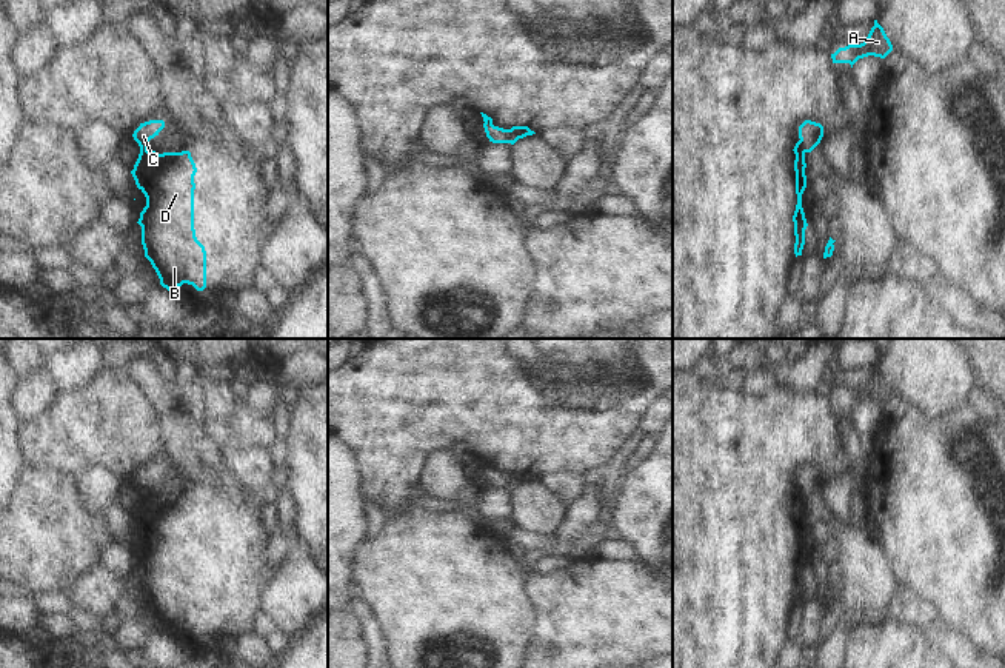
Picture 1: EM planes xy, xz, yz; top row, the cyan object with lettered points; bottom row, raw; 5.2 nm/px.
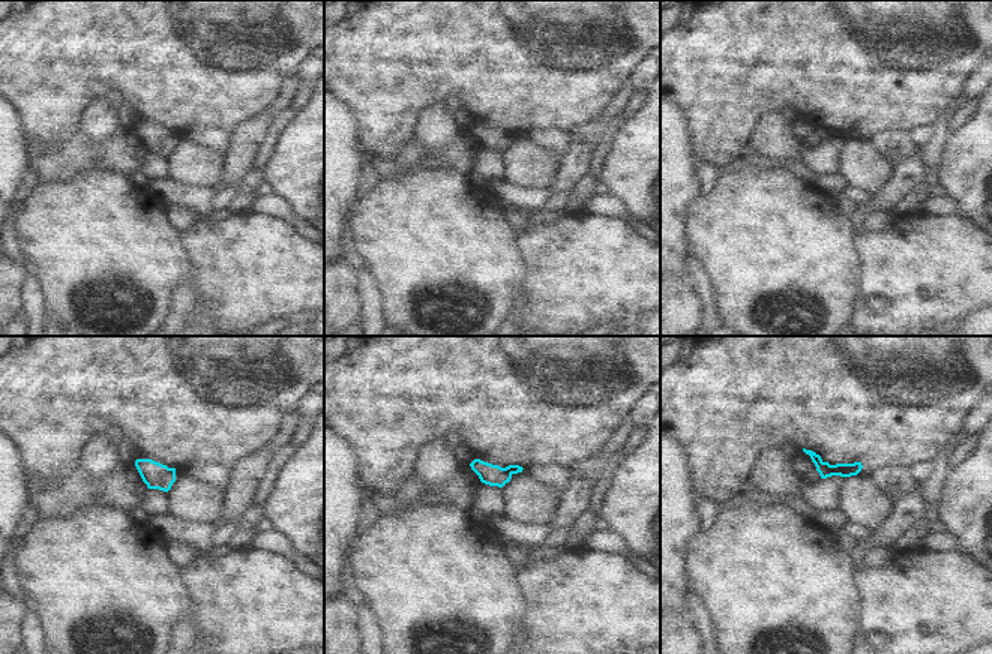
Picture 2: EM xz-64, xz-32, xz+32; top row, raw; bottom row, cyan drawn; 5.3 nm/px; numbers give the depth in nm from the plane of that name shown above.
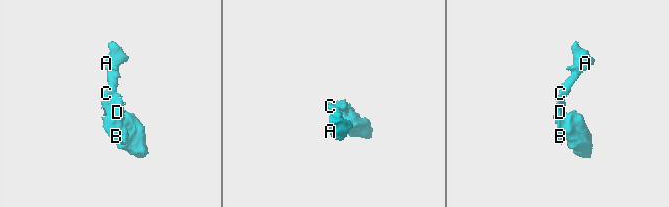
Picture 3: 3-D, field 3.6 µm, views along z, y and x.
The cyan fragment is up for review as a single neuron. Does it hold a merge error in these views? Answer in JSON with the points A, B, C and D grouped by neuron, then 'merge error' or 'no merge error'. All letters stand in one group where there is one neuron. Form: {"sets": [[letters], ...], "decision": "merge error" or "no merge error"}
{"sets": [["A", "C"], ["B", "D"]], "decision": "merge error"}

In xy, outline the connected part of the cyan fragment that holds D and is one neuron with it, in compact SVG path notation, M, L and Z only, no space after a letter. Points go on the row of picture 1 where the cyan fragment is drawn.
M140 149L131 171L146 197L140 212L145 257L168 291L192 285L206 288L206 251L194 229L195 163L189 151L163 152Z

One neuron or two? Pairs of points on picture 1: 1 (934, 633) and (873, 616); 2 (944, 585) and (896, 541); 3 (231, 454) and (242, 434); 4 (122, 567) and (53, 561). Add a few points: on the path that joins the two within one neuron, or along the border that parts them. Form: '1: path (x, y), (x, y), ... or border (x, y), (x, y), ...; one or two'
1: path (919, 617), (914, 613), (888, 614); one
2: path (931, 573), (908, 550); one
3: border (267, 447), (228, 445), (225, 448); two
4: border (116, 542), (103, 548), (99, 564); two

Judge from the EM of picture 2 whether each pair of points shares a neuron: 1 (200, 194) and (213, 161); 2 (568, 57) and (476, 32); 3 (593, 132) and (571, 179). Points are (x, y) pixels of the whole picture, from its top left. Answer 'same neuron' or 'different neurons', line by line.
1: different neurons
2: same neuron
3: same neuron

